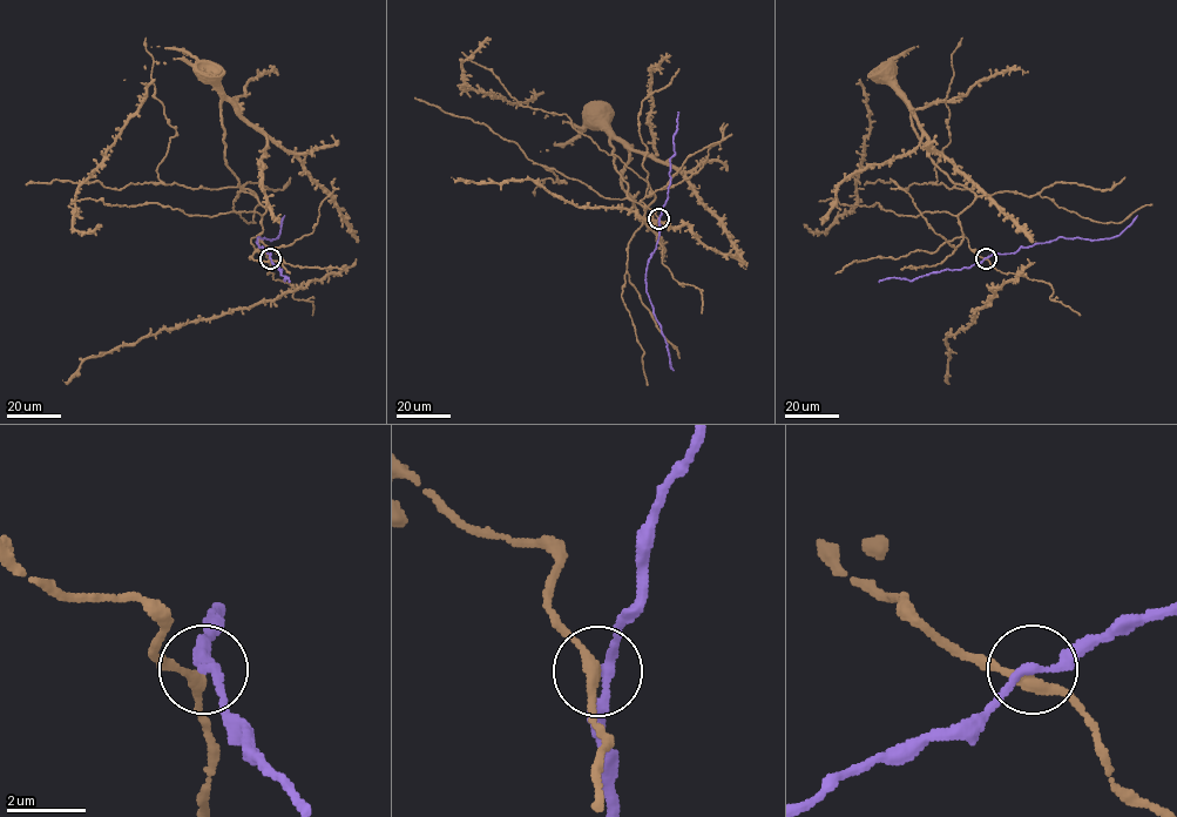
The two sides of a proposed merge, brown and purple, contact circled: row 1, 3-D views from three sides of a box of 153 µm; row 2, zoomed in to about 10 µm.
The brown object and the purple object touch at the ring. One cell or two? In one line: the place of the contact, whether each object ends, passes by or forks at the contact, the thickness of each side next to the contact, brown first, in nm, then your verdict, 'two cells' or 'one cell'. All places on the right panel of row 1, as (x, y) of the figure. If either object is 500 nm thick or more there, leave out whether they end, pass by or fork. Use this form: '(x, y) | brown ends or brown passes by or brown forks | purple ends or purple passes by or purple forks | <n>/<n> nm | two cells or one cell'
(986, 258) | brown passes by | purple passes by | 260/240 nm | two cells

